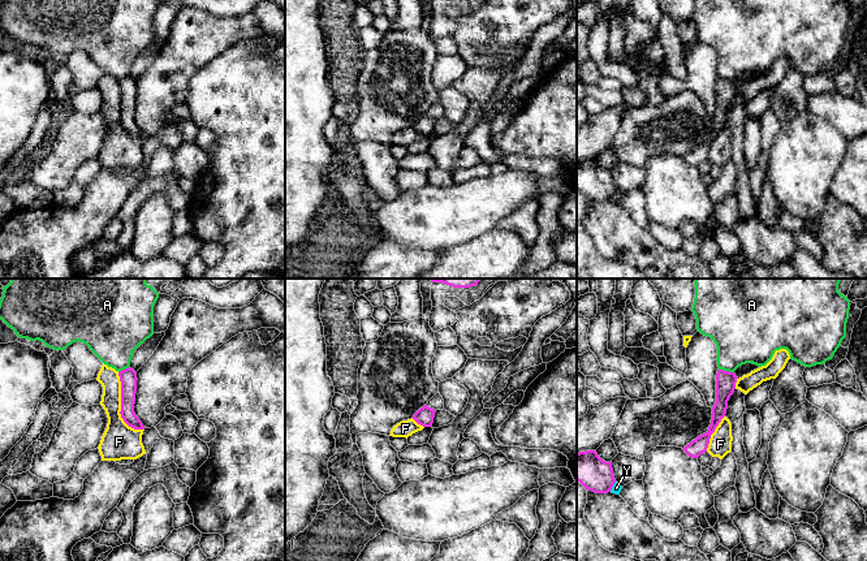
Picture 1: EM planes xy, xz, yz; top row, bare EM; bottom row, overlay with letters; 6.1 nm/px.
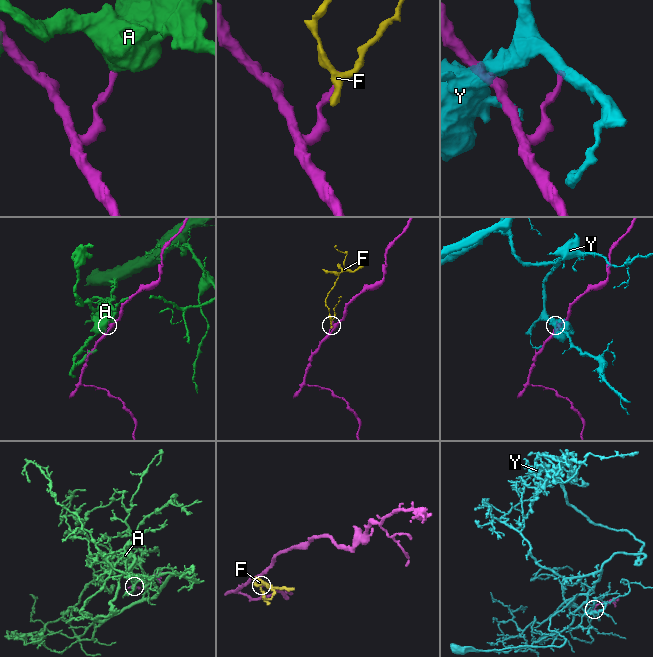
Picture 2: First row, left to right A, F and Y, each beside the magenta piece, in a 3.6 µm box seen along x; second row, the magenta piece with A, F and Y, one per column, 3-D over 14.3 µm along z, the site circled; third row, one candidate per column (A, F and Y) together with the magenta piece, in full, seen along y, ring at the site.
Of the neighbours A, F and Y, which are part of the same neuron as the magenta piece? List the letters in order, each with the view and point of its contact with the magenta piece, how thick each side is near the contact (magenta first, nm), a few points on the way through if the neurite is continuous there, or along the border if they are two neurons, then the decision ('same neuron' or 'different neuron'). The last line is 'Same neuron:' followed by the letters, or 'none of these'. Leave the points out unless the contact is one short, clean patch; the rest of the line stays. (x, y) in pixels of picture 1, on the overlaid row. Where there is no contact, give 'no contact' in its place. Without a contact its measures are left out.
A: yz (727, 371) | 130/360 nm | along yz (719, 369), (733, 372) | different neuron
F: xy (121, 406) | 110/220 nm | different neuron
Y: yz (612, 486) | 200/60 nm | different neuron
Same neuron: none of these

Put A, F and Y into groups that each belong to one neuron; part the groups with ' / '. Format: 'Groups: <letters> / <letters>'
Groups: A / F / Y

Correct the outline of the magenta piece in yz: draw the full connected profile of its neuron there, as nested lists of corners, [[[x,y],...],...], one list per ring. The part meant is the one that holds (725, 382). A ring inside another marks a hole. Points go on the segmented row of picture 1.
[[[719,370],[716,375],[716,402],[712,407],[712,419],[708,431],[690,444],[683,450],[689,457],[698,458],[707,452],[711,435],[726,414],[728,401],[736,389],[737,376],[734,372]]]

